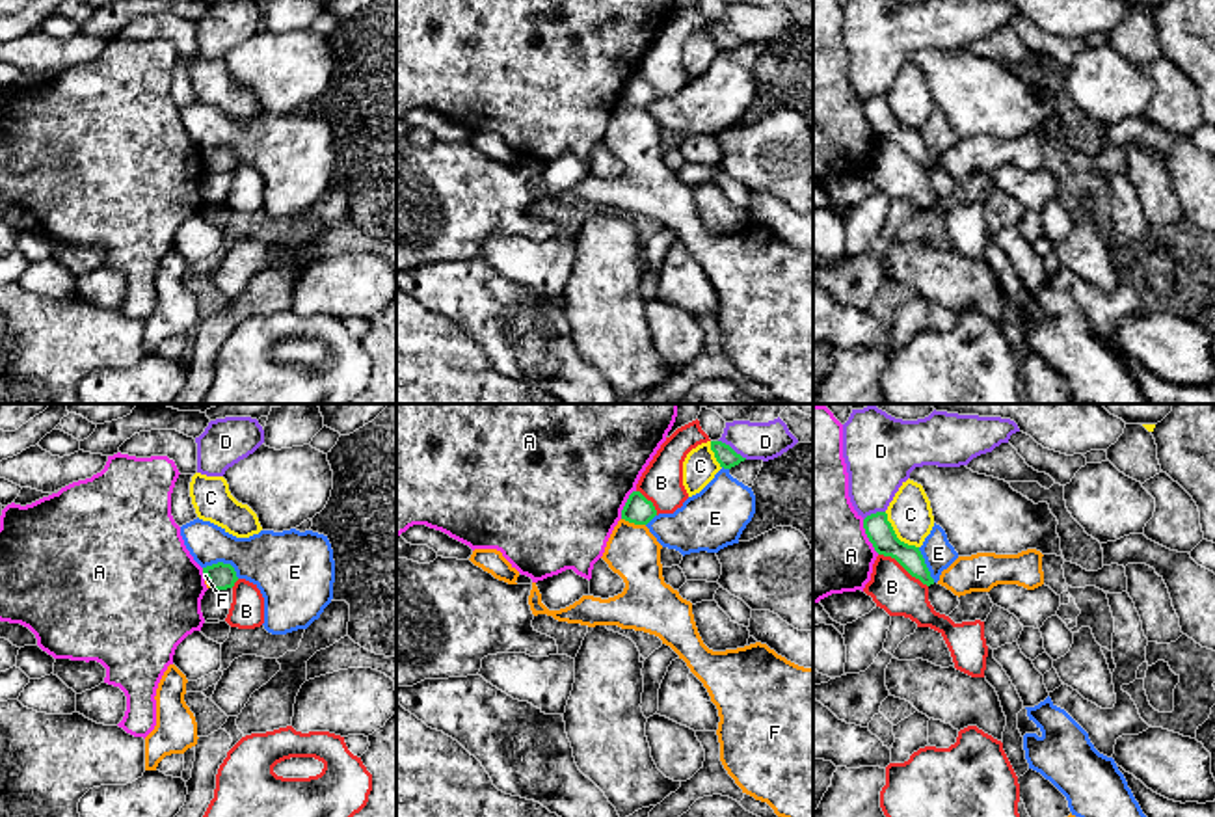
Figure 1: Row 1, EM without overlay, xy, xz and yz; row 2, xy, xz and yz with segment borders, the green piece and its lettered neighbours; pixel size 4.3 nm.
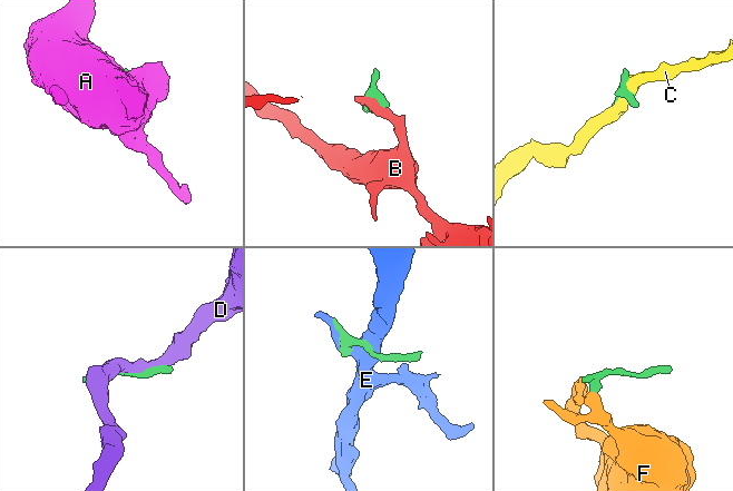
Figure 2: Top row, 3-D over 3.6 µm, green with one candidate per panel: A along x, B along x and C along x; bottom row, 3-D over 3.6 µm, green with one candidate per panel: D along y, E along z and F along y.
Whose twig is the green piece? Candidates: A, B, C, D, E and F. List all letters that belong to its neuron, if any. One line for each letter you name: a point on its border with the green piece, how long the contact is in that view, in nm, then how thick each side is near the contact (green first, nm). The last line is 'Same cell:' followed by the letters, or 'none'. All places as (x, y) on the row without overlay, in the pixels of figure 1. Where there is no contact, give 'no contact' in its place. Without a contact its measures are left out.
F: xz (633, 105) | 110 nm | 120/220 nm
Same cell: F

